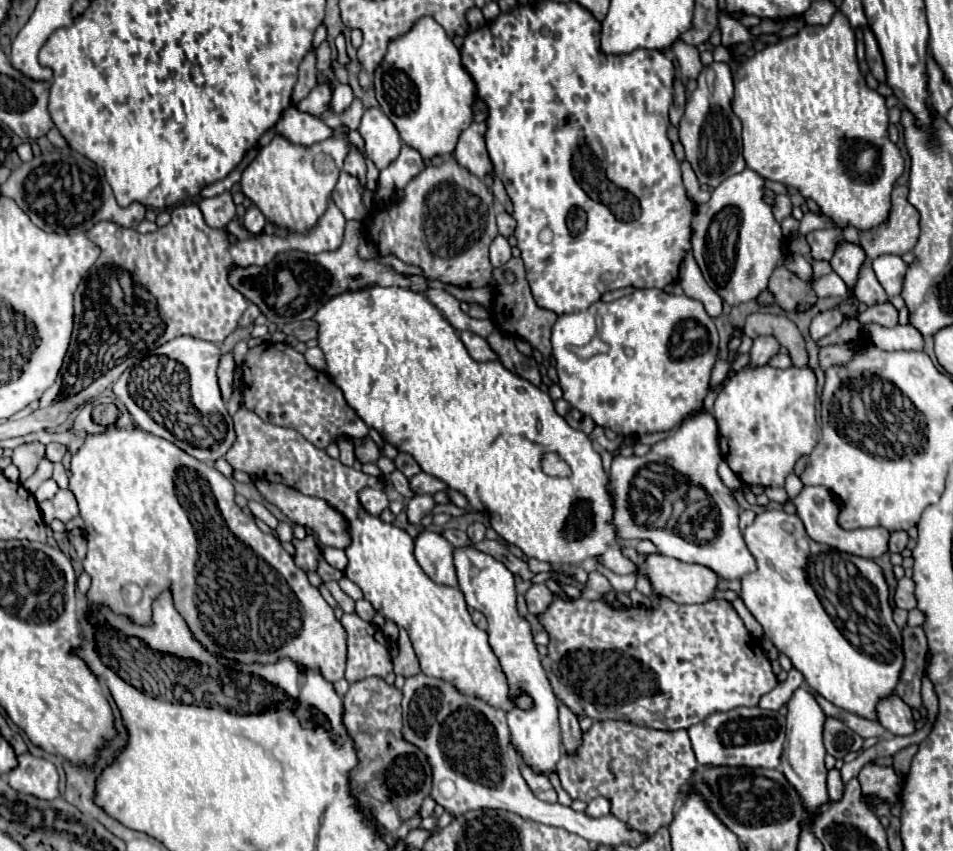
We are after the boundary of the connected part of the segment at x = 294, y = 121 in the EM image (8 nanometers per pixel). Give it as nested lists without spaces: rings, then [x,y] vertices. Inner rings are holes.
[[[295,105],[283,111],[275,129],[281,137],[289,139],[289,143],[295,143],[295,145],[313,145],[329,139],[333,133],[319,117],[301,113],[297,111]]]

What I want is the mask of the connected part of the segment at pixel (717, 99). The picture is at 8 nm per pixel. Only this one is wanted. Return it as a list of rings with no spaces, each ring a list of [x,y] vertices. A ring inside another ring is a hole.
[[[711,63],[697,77],[697,89],[687,97],[685,115],[679,121],[679,141],[685,147],[685,157],[691,163],[699,183],[717,187],[729,175],[745,169],[741,145],[741,121],[731,109],[733,79],[727,63]],[[707,73],[713,73],[713,85],[707,83]]]

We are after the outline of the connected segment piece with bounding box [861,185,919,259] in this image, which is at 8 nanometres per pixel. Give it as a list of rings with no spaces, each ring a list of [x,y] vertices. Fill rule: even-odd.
[[[897,185],[891,195],[893,209],[887,225],[861,233],[861,245],[869,259],[885,253],[903,255],[915,247],[919,237],[919,215],[917,209],[907,201],[907,193],[907,187]]]

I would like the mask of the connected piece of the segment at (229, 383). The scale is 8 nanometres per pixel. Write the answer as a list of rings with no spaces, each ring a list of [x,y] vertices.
[[[223,355],[219,361],[219,369],[217,369],[217,377],[219,377],[219,387],[221,387],[221,397],[225,399],[225,403],[229,401],[231,393],[233,393],[233,371],[235,371],[235,361],[231,355]]]

